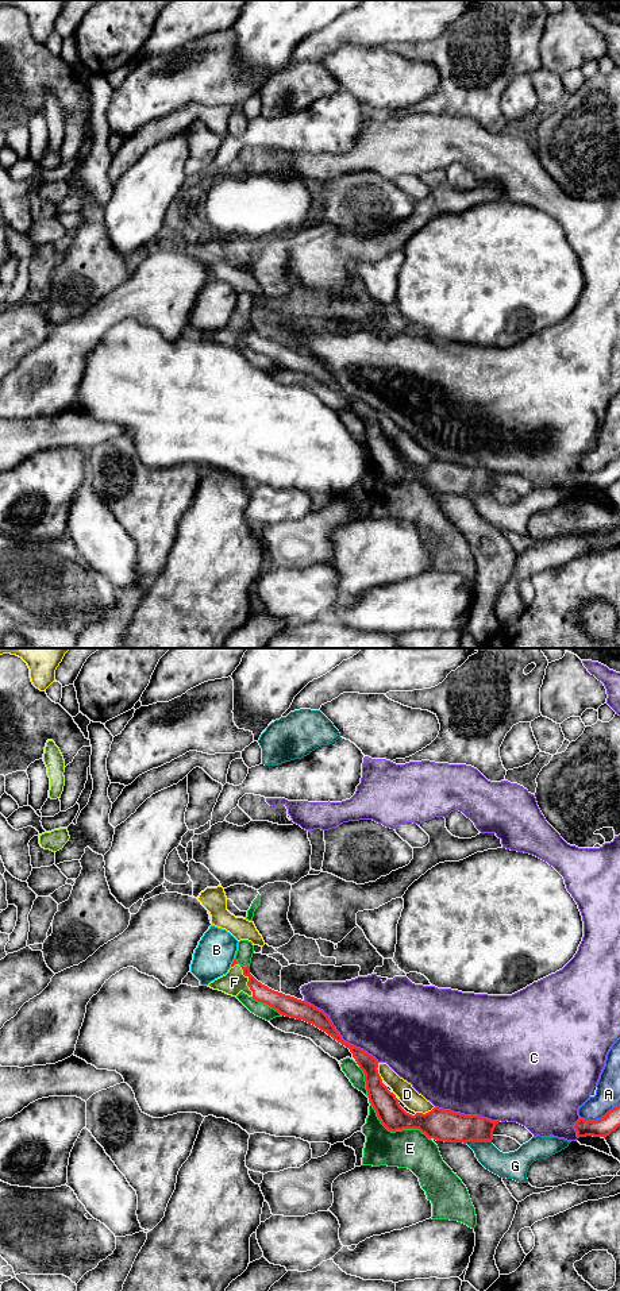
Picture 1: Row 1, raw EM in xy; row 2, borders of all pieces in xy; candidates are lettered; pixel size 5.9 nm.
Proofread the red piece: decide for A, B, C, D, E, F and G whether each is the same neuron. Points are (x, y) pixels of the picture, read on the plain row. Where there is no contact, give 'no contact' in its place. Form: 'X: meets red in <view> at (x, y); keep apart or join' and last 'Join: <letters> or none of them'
A: meets red in xy at (600, 470); keep apart
B: meets red in xy at (233, 313); keep apart
C: meets red in xy at (338, 385); keep apart
D: meets red in xy at (426, 465); keep apart
E: meets red in xy at (395, 482); keep apart
F: meets red in xy at (249, 332); join
G: meets red in xy at (477, 492); keep apart
Join: F

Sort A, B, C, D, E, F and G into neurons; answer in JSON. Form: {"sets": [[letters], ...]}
{"sets": [["A"], ["B"], ["C"], ["D"], ["E"], ["F"], ["G"]]}

